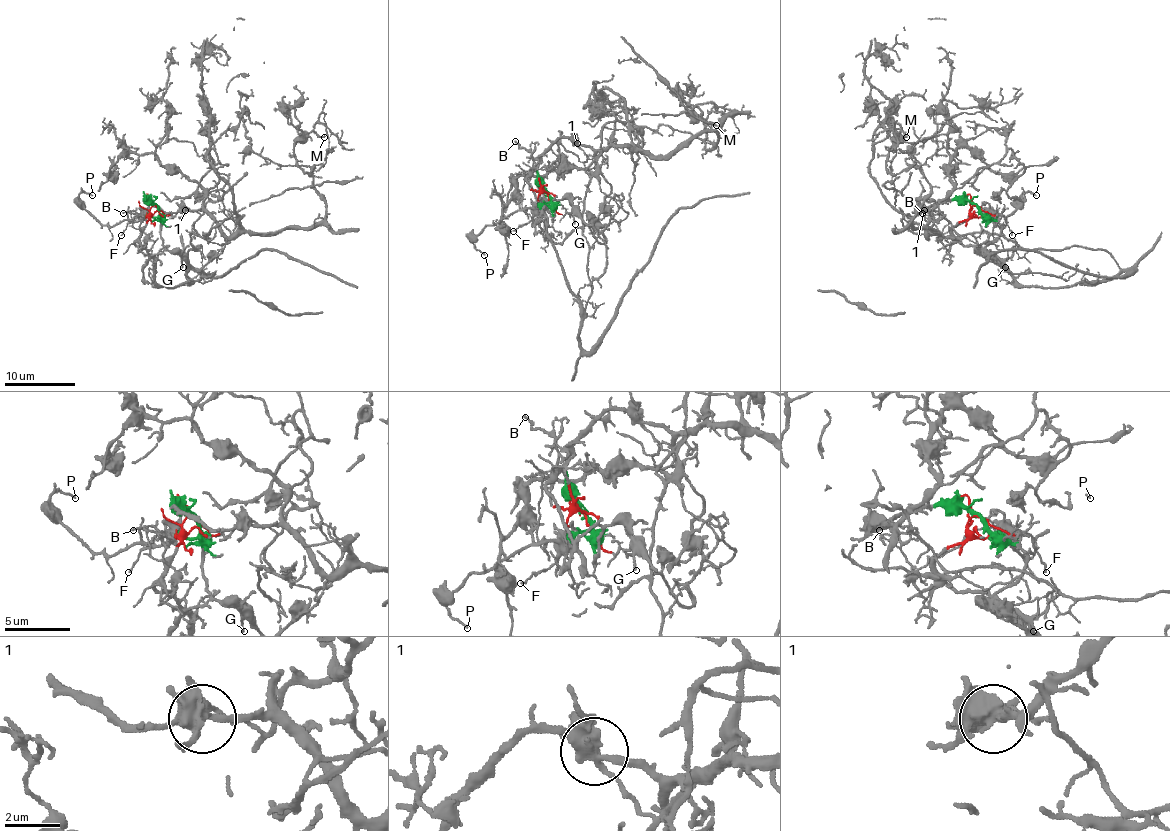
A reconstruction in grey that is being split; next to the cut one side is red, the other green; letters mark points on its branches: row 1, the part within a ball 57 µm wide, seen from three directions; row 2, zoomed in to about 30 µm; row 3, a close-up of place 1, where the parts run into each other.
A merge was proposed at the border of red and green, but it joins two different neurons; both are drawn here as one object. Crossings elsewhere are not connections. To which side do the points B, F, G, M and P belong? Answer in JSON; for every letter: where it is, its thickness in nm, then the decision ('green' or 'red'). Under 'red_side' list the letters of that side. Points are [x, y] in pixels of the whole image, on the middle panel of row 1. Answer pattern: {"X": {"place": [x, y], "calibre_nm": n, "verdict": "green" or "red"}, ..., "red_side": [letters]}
{"B": {"place": [515, 141], "calibre_nm": 180, "verdict": "red"}, "F": {"place": [513, 231], "calibre_nm": 90, "verdict": "green"}, "G": {"place": [575, 224], "calibre_nm": 180, "verdict": "green"}, "M": {"place": [716, 125], "calibre_nm": 160, "verdict": "green"}, "P": {"place": [484, 255], "calibre_nm": 120, "verdict": "green"}, "red_side": ["B"]}

